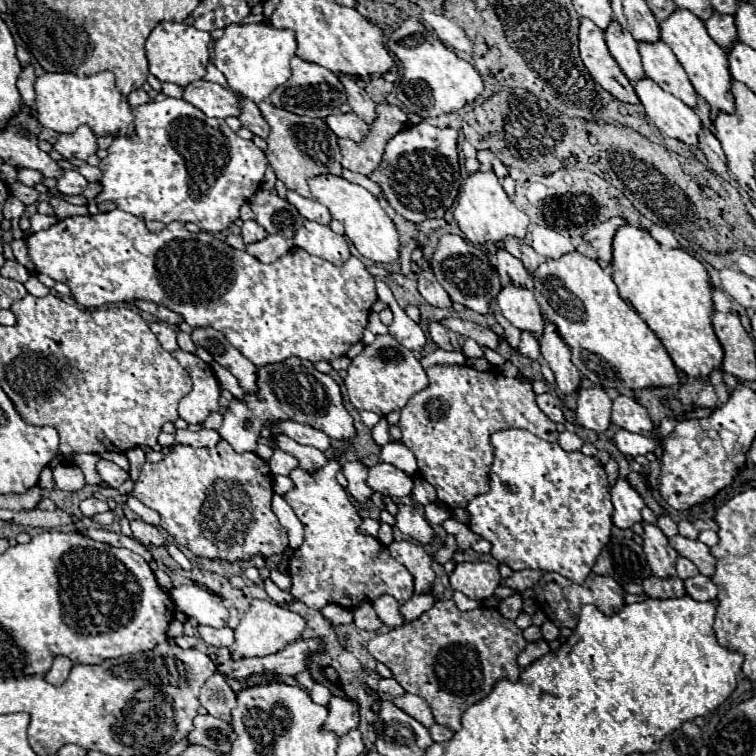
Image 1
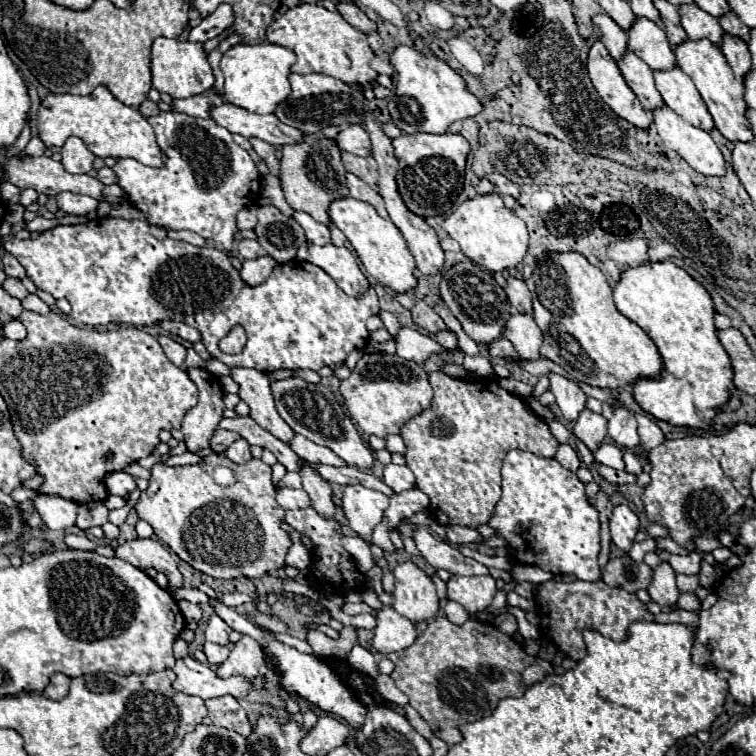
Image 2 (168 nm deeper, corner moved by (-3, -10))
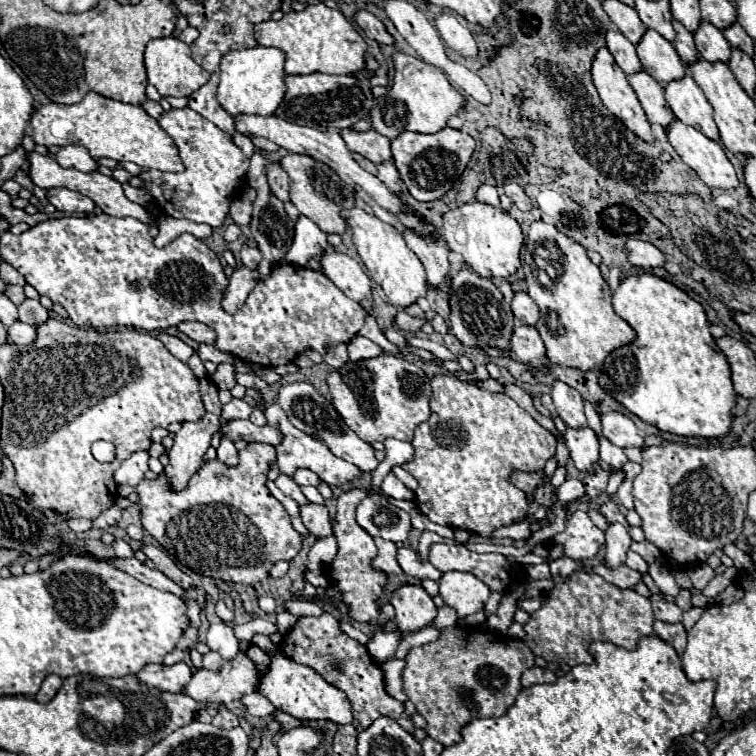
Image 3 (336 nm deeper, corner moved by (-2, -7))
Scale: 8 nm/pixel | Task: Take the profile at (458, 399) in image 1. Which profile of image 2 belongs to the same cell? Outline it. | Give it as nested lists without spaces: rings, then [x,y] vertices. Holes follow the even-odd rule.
[[[432,372],[430,384],[434,388],[430,408],[410,418],[400,428],[400,436],[406,444],[406,464],[416,476],[416,486],[426,496],[430,496],[429,510],[432,518],[443,526],[476,528],[488,522],[496,502],[500,500],[500,466],[504,454],[510,448],[520,448],[544,458],[554,458],[560,444],[552,436],[548,424],[536,414],[532,414],[522,398],[506,392],[492,378],[450,378],[444,372]]]

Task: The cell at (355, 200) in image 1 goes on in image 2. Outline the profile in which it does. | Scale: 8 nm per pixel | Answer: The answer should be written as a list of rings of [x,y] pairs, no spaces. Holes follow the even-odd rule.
[[[346,196],[334,200],[328,206],[328,214],[332,224],[344,232],[344,236],[356,250],[360,262],[364,264],[370,276],[374,276],[378,282],[382,282],[394,292],[410,292],[416,286],[416,278],[414,278],[416,264],[412,254],[408,254],[408,246],[404,246],[404,238],[400,230],[390,220],[380,218],[380,214],[374,210],[372,204]]]

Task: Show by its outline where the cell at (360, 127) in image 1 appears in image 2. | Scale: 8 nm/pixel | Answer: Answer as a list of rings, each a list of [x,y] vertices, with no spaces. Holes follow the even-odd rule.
[[[352,124],[344,130],[340,130],[336,136],[336,144],[340,146],[340,150],[346,150],[346,152],[356,154],[356,156],[370,156],[372,154],[368,134],[358,124]]]

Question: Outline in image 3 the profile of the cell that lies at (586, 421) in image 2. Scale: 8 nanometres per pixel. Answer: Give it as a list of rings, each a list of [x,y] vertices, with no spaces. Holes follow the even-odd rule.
[[[589,427],[579,431],[567,429],[567,449],[571,461],[583,473],[591,471],[593,465],[599,461],[599,441],[595,437],[595,431]]]

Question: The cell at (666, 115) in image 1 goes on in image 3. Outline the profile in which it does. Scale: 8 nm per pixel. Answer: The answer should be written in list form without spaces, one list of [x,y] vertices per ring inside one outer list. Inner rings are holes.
[[[679,119],[667,127],[667,137],[677,155],[699,175],[707,187],[719,189],[737,189],[739,179],[733,165],[729,163],[723,147],[701,131],[687,127]]]

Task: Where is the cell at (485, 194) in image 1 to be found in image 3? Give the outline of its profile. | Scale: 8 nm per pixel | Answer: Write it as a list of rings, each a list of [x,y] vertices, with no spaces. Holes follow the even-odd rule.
[[[471,201],[471,203],[455,207],[453,211],[443,215],[443,227],[439,229],[439,233],[445,239],[449,251],[459,253],[463,261],[481,277],[485,271],[489,273],[489,277],[505,279],[513,275],[521,265],[519,253],[523,245],[523,233],[519,223],[509,213],[503,213],[491,205]]]

